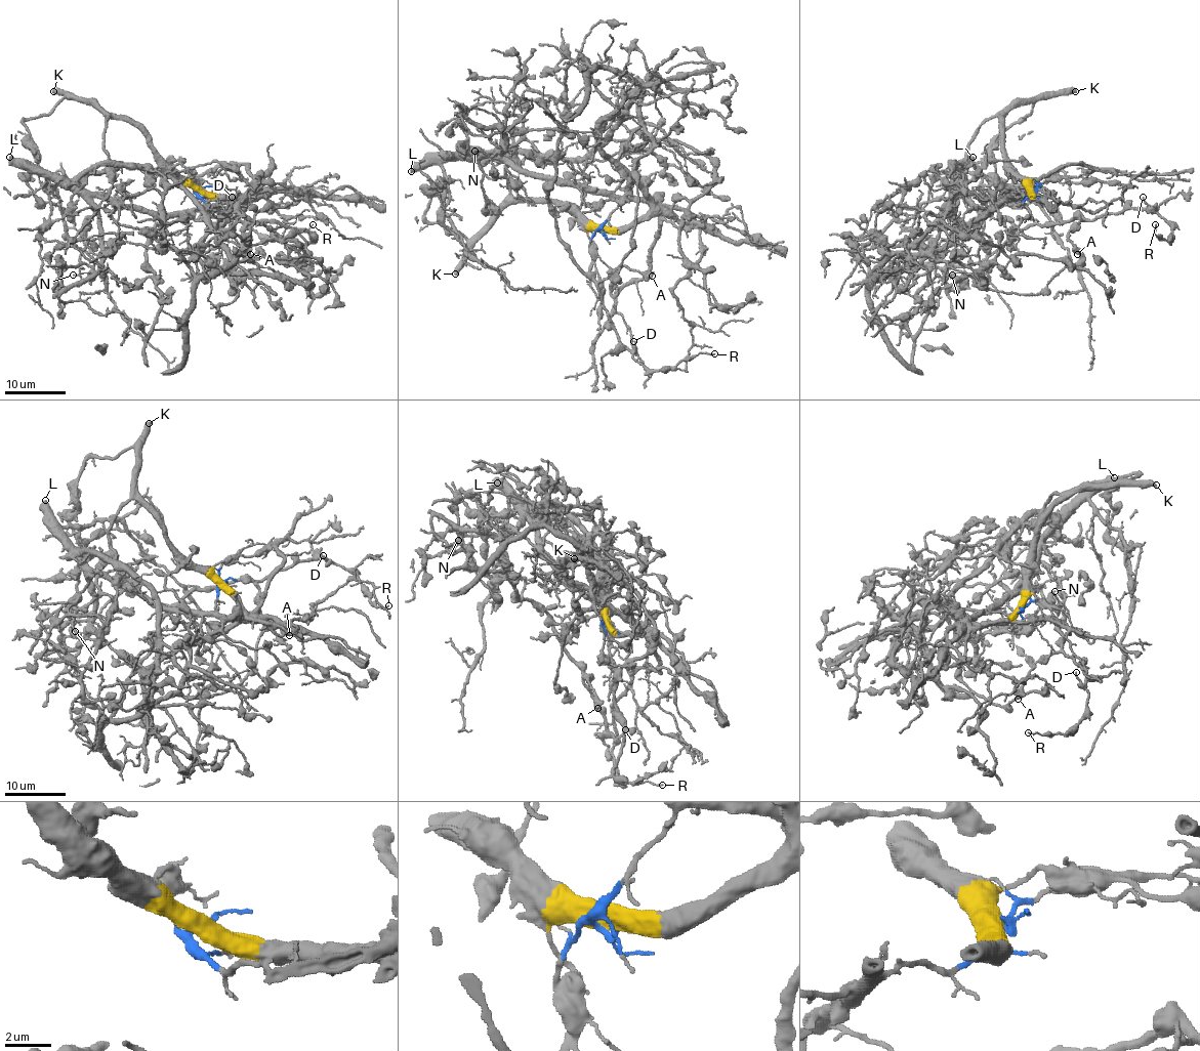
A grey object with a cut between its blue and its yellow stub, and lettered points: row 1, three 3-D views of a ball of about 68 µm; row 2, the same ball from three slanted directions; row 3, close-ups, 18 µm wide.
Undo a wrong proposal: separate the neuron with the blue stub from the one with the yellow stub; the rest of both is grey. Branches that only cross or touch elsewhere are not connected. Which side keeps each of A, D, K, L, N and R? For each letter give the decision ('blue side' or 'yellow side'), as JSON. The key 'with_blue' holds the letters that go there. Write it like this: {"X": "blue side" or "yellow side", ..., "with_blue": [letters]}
{"A": "blue side", "D": "blue side", "K": "yellow side", "L": "blue side", "N": "blue side", "R": "blue side", "with_blue": ["A", "D", "L", "N", "R"]}

